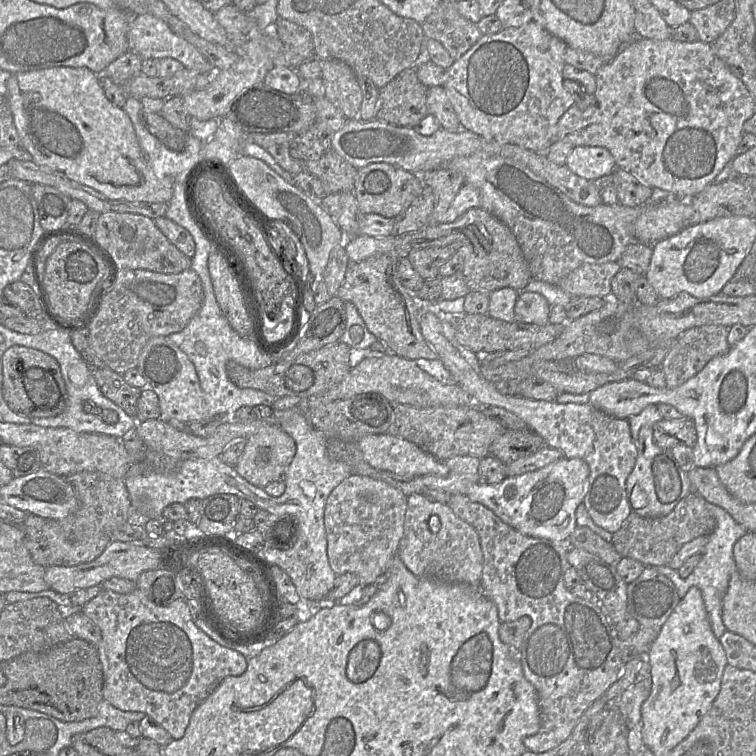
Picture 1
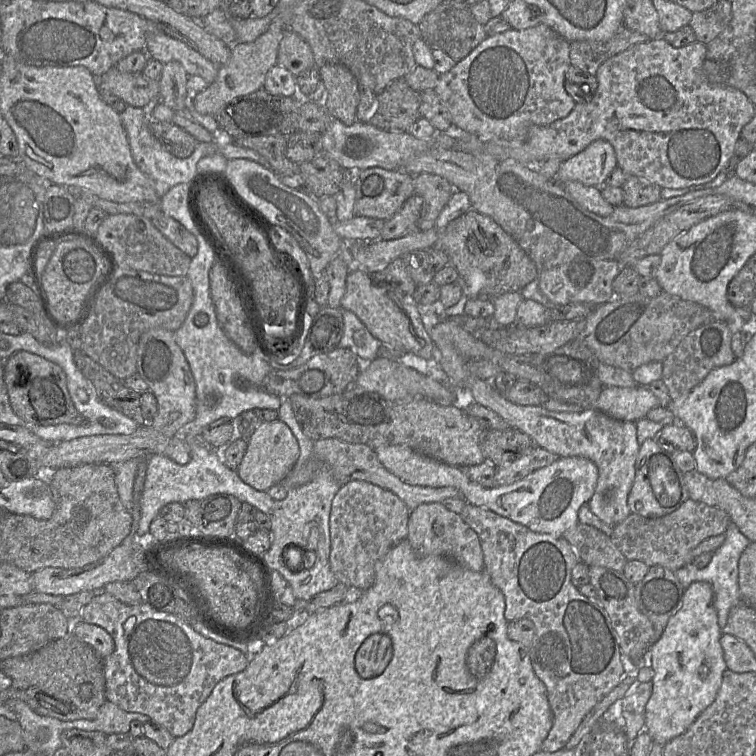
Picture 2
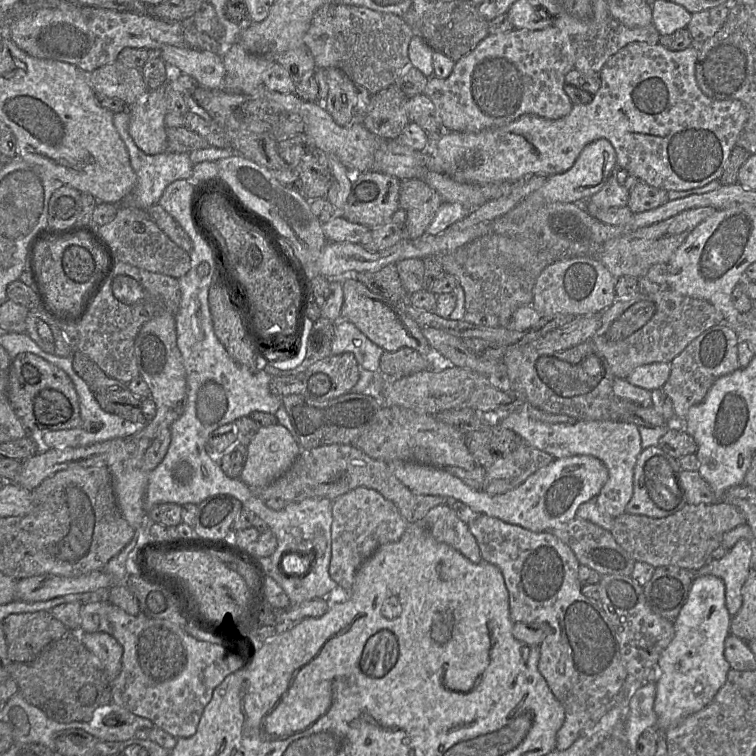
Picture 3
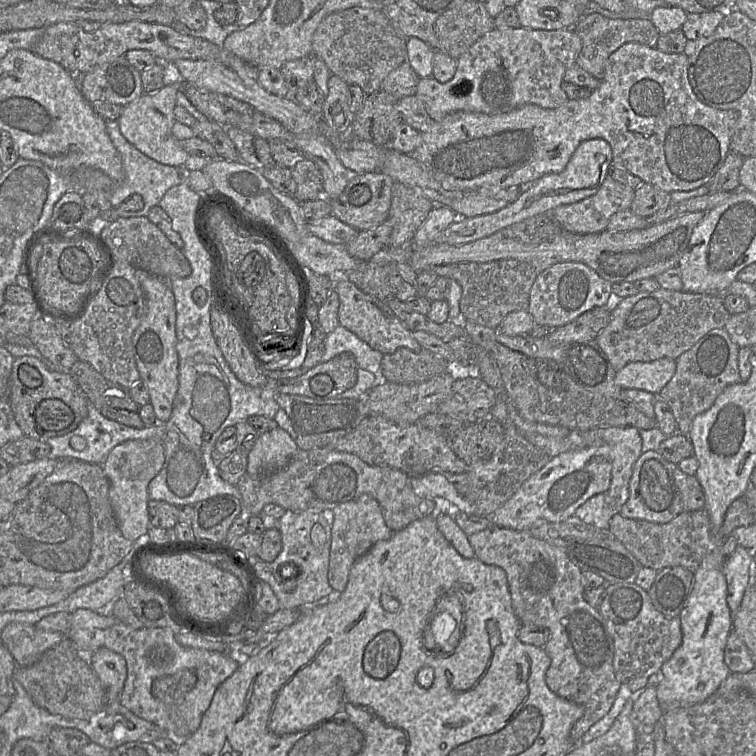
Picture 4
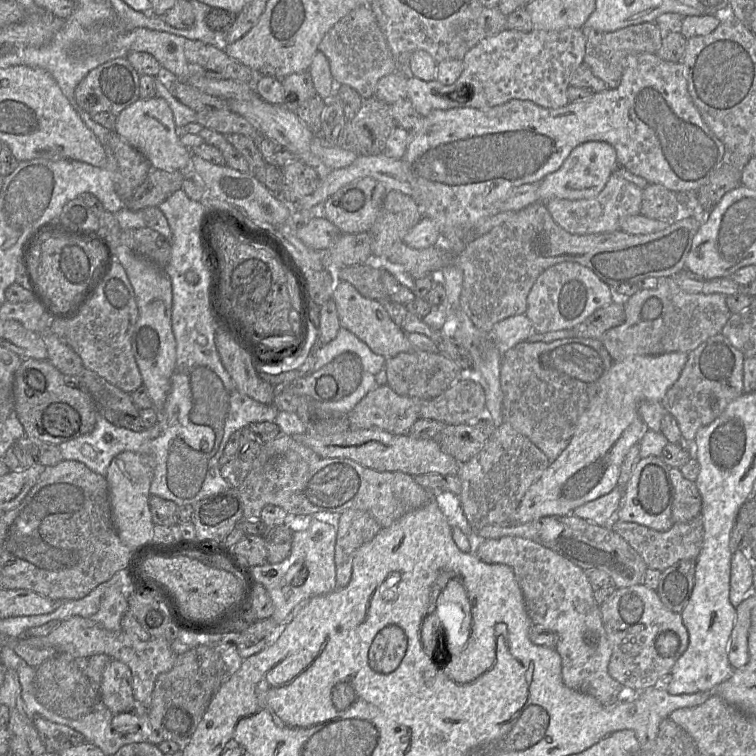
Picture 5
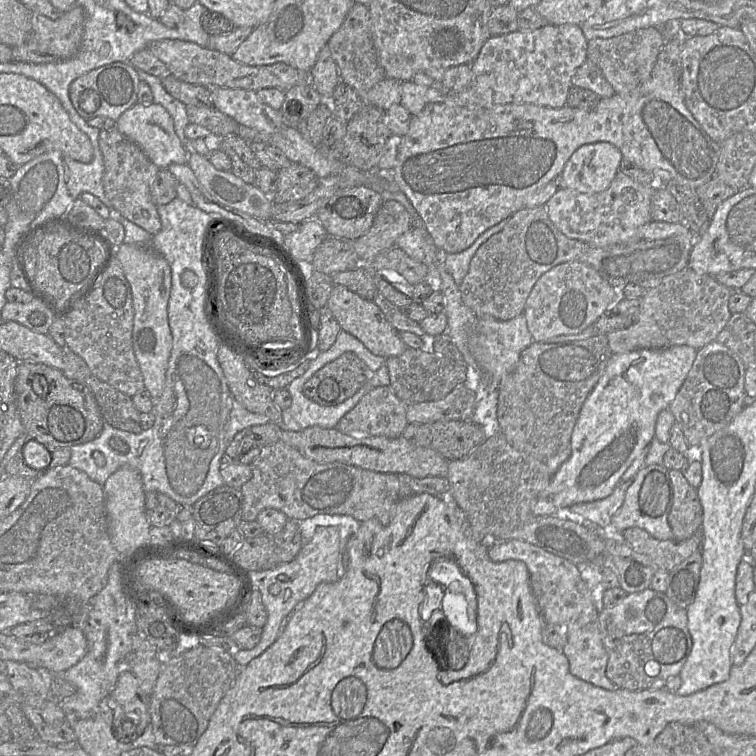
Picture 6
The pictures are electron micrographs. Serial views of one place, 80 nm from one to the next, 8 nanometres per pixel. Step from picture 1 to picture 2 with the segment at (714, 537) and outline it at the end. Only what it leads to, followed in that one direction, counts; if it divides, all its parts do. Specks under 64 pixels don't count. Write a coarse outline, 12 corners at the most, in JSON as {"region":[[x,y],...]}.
{"region":[[731,522],[707,566],[675,570],[686,589],[713,589],[718,625],[741,602],[738,562],[750,540]]}

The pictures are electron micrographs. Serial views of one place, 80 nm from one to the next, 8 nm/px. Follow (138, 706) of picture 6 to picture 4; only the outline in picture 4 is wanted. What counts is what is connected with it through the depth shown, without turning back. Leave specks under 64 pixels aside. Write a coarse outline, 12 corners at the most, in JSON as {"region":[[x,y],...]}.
{"region":[[107,648],[91,666],[109,701],[119,701],[127,677],[124,657]]}

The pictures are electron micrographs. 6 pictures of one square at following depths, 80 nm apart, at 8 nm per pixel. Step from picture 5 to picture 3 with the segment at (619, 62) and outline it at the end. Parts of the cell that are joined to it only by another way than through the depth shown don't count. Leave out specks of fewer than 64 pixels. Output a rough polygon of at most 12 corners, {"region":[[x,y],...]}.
{"region":[[609,18],[572,38],[574,68],[600,79],[604,64],[634,42],[658,44],[653,24]]}

